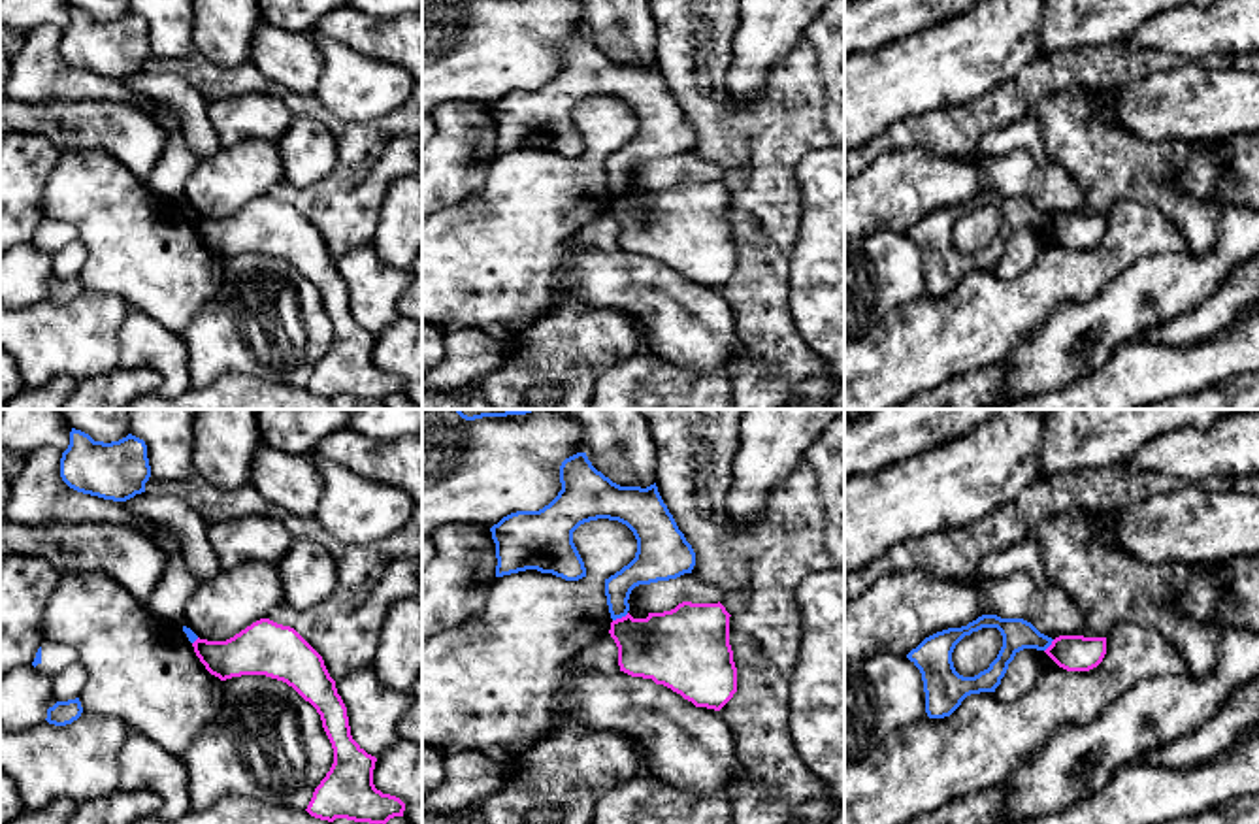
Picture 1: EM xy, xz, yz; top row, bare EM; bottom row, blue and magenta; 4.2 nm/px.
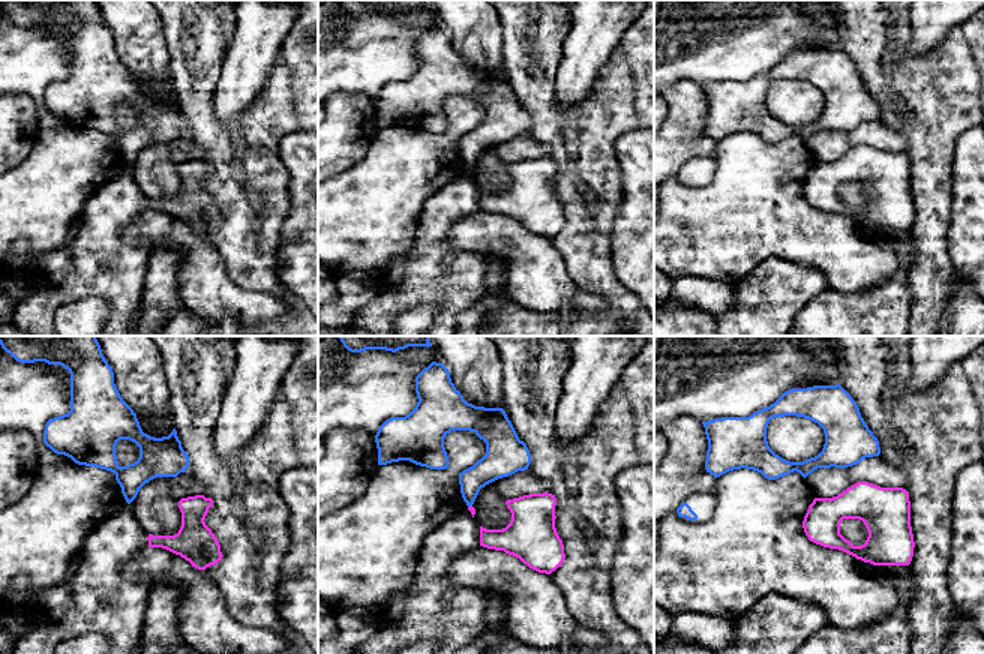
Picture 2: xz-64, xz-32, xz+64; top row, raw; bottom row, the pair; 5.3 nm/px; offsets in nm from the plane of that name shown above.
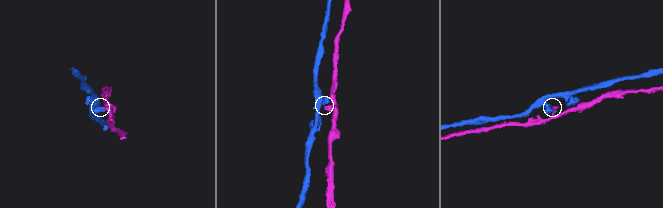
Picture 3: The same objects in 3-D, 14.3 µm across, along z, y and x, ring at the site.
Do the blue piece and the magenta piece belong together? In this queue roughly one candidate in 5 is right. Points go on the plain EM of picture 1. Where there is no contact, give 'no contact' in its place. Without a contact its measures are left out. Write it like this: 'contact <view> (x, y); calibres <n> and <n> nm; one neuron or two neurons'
contact xz (621, 195); calibres 140 and 320 nm; two neurons

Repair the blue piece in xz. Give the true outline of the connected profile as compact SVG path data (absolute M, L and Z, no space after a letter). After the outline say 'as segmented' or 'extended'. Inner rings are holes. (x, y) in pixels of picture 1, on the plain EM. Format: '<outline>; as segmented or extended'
M586 30L560 43L562 68L539 89L516 89L490 106L496 121L496 155L537 147L565 158L586 155L573 109L590 98L626 102L635 117L635 136L605 157L611 196L630 189L630 172L639 162L692 151L695 130L663 81L656 60L620 64L597 49Z; as segmented

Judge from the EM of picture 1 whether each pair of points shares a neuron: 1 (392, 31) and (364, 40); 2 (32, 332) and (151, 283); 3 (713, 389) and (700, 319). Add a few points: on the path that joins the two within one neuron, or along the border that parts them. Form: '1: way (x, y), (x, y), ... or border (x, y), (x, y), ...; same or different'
1: way (385, 38), (372, 38); same
2: border (83, 287), (114, 293), (130, 308); different
3: border (666, 361), (698, 372), (734, 368); different

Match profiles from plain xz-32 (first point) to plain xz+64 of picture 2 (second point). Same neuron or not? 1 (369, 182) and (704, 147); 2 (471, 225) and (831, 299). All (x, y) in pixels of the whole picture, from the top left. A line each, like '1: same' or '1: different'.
1: different
2: different

